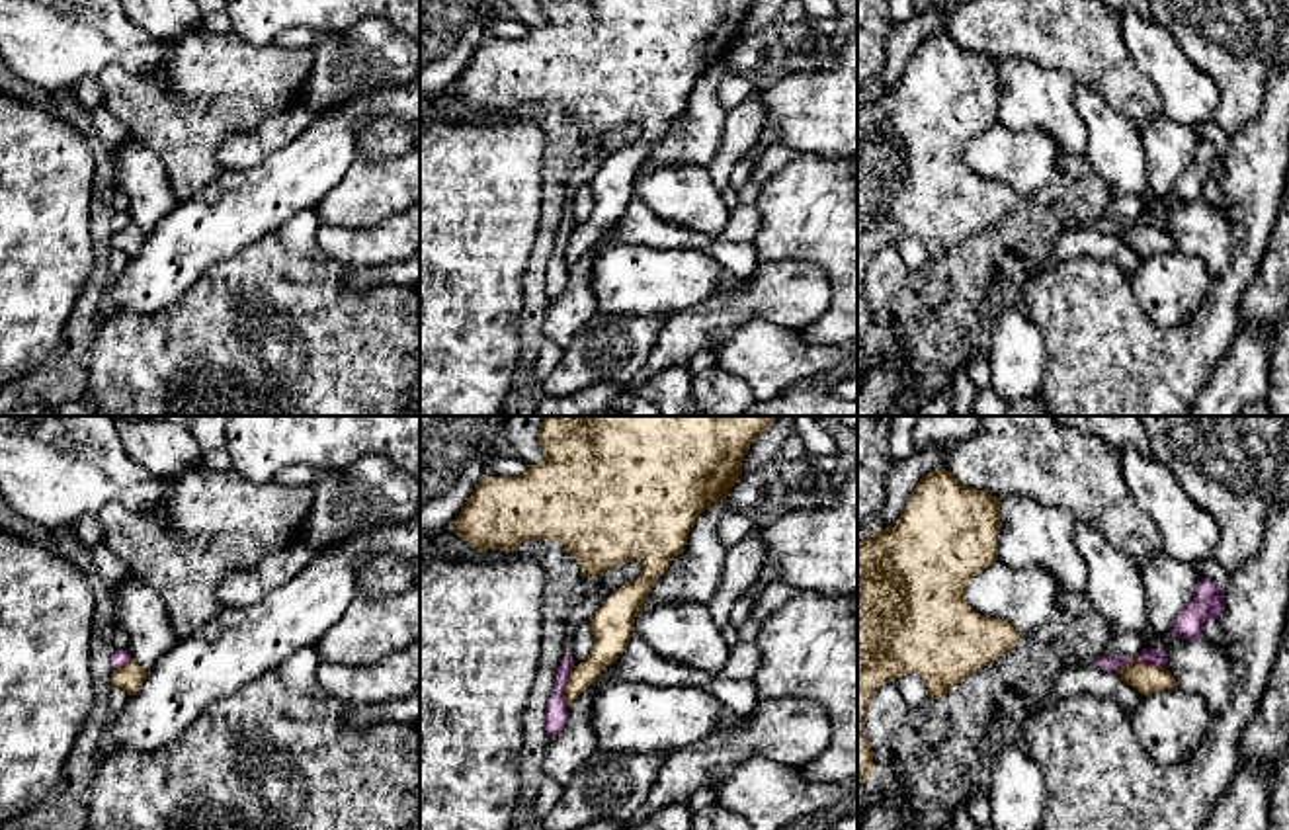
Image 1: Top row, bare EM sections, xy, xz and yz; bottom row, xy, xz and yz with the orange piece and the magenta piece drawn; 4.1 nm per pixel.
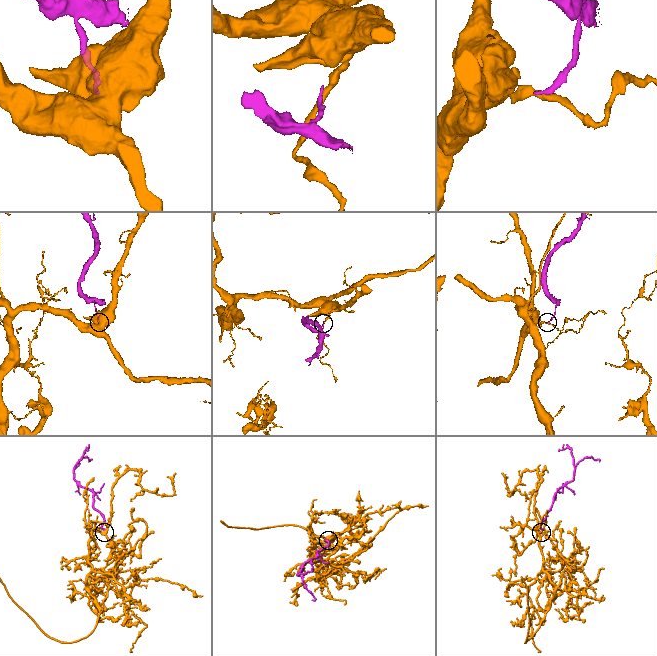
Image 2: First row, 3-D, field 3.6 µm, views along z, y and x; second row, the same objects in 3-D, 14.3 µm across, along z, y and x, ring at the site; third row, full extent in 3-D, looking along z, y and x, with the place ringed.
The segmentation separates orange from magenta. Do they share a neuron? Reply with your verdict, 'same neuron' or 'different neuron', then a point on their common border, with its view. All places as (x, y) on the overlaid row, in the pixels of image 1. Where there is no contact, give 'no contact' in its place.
different neuron; contact yz (1139, 663)

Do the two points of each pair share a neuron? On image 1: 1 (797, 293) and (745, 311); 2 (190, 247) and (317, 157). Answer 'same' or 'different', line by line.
1: same
2: same

